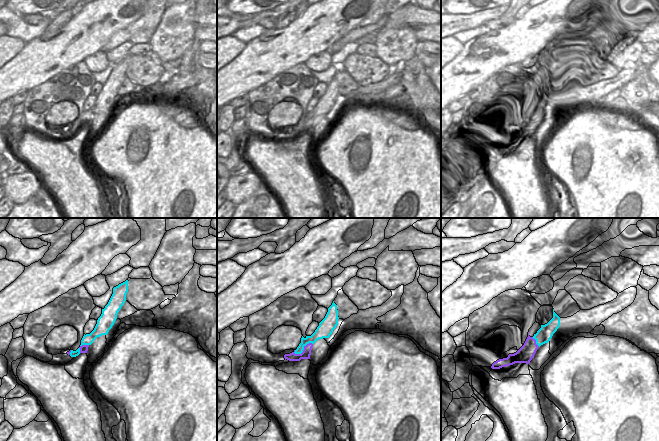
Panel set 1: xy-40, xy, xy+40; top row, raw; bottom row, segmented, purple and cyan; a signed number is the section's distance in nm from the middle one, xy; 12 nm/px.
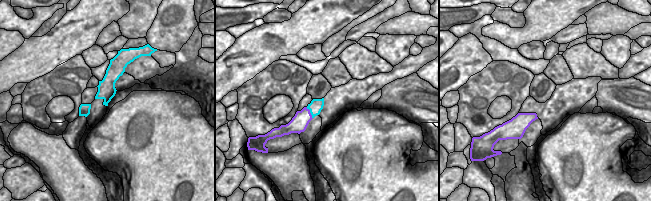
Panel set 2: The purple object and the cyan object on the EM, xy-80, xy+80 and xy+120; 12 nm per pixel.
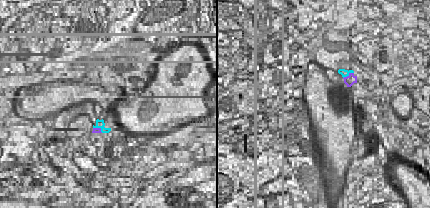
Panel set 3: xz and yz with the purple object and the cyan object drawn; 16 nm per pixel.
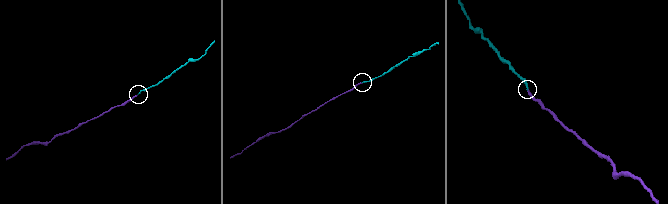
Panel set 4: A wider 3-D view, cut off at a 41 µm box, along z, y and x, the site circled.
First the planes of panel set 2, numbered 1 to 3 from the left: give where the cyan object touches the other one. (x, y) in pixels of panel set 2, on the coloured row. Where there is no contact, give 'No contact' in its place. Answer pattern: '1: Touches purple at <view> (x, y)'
1: No contact
2: Touches purple at xy+80 (310, 113)
3: No contact.

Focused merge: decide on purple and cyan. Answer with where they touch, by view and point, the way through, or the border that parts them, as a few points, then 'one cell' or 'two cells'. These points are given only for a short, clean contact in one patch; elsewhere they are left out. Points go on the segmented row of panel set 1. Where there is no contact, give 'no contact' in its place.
contact xy (303, 350); way xy (306, 353), (303, 350), (317, 335); one cell

